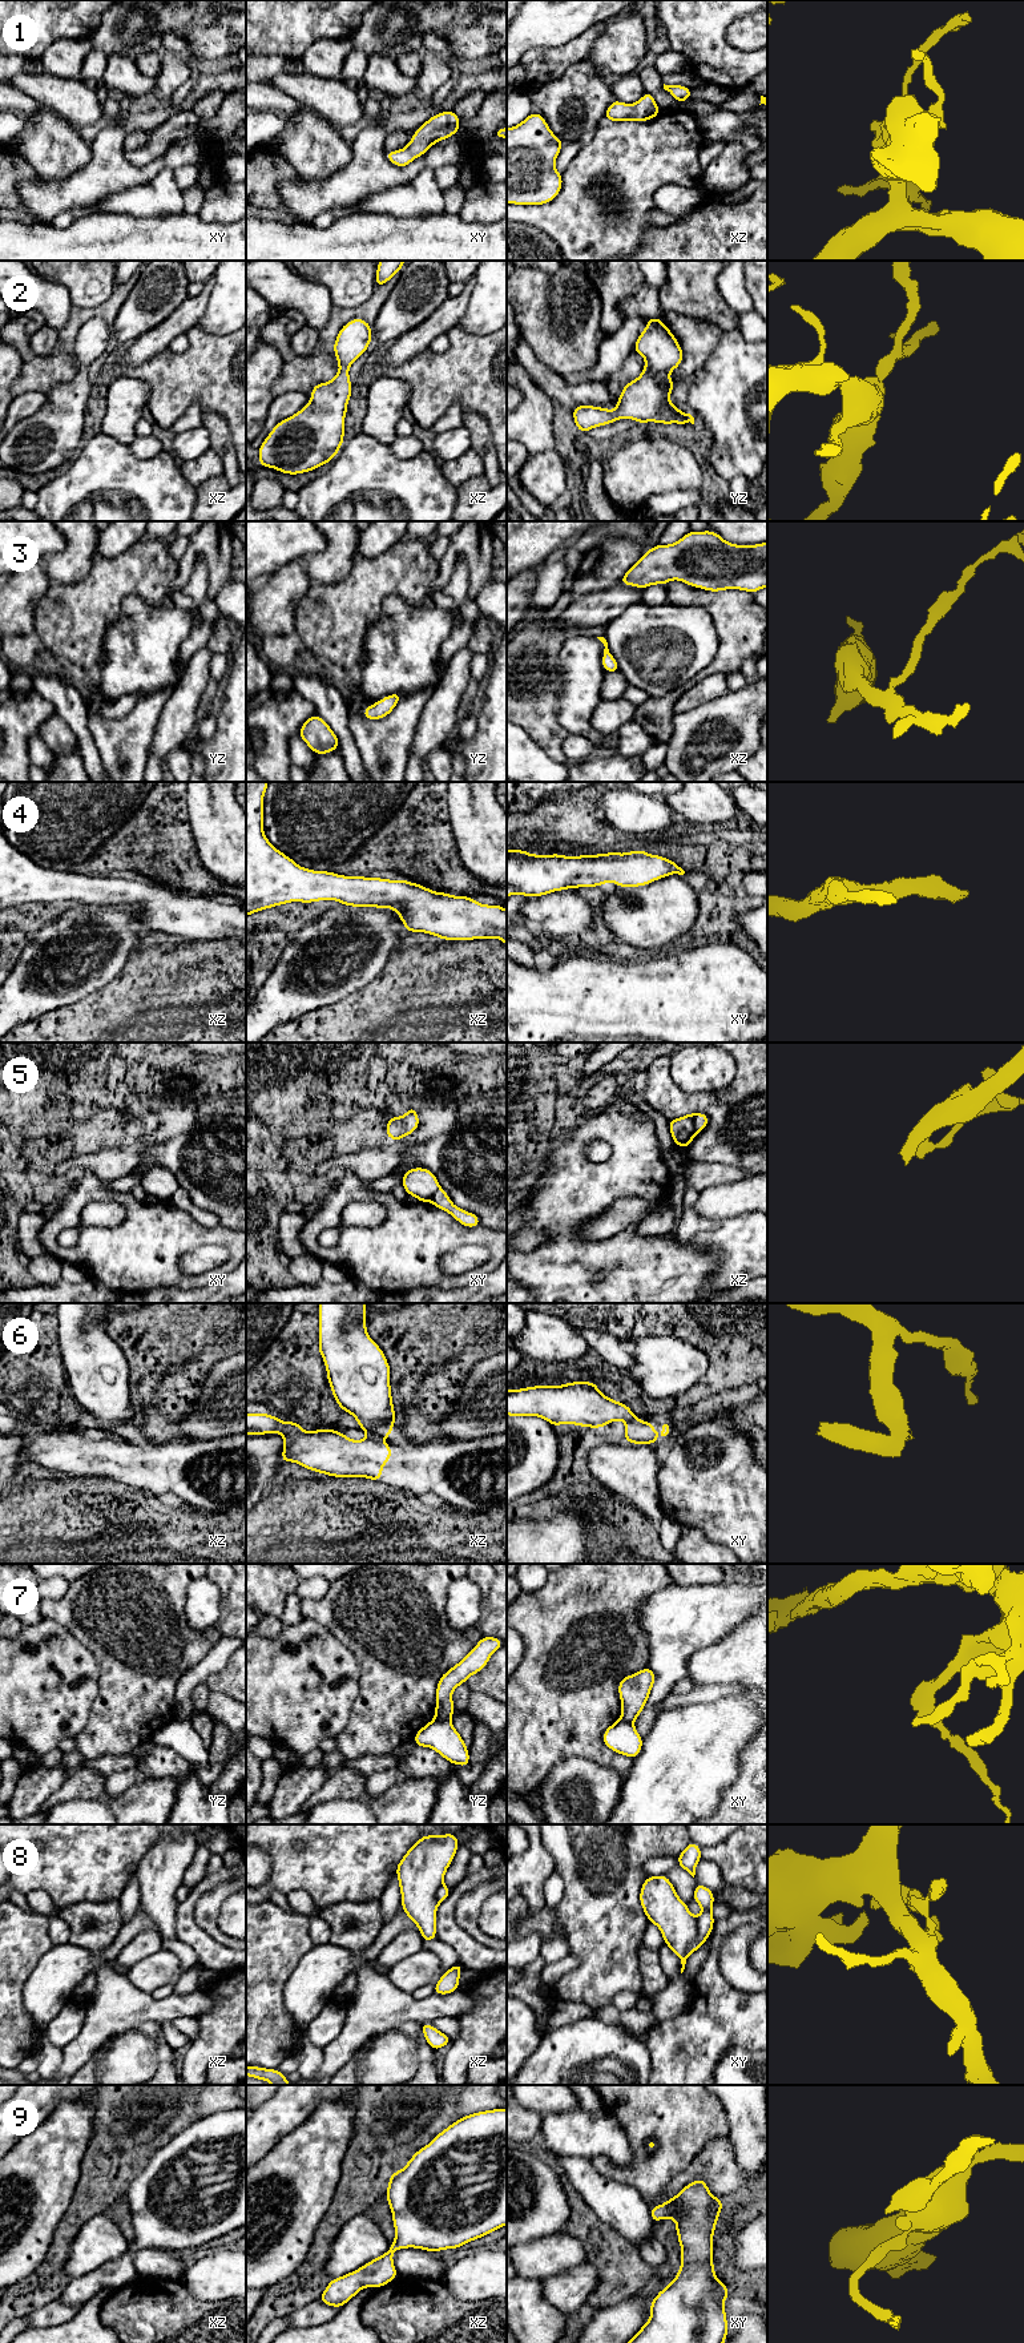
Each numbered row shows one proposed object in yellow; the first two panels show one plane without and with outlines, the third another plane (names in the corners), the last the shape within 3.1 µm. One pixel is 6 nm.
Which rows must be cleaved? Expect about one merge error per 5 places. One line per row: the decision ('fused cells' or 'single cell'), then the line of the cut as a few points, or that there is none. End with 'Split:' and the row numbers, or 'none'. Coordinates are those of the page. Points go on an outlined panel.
1: single cell; cut none
2: single cell; cut none
3: single cell; cut none
4: single cell; cut none
5: fused cells; cut xz (694, 1113), (696, 1133)
6: fused cells; cut xy (637, 1418), (625, 1424)
7: fused cells; cut yz (434, 1718), (448, 1720)
8: fused cells; cut xy (697, 1918), (697, 1938), (681, 1959)
9: single cell; cut none
Split: 5, 6, 7, 8

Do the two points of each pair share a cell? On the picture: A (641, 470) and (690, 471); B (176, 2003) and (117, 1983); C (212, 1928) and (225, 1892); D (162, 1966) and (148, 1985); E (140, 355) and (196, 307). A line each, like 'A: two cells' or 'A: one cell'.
A: one cell
B: one cell
C: one cell
D: one cell
E: one cell

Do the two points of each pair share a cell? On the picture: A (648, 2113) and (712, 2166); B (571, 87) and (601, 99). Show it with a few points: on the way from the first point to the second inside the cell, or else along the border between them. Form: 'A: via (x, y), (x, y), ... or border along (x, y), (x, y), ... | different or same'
A: border along (724, 2136), (712, 2138), (676, 2176) | different
B: via (579, 95), (593, 96) | same

